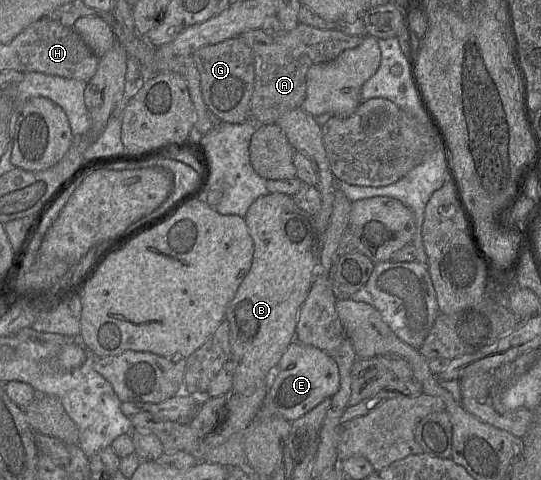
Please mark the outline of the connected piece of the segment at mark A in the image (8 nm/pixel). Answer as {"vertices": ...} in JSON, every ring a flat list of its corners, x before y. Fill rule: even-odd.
{"vertices":[[302,23,278,38,270,37,262,29,244,32,235,38,243,40,254,54,255,88,247,123,253,121,256,129,276,124,282,114,301,107,306,97,306,74,311,66,331,62,343,51,358,47,364,40,362,36,349,36,339,30,322,30]]}

